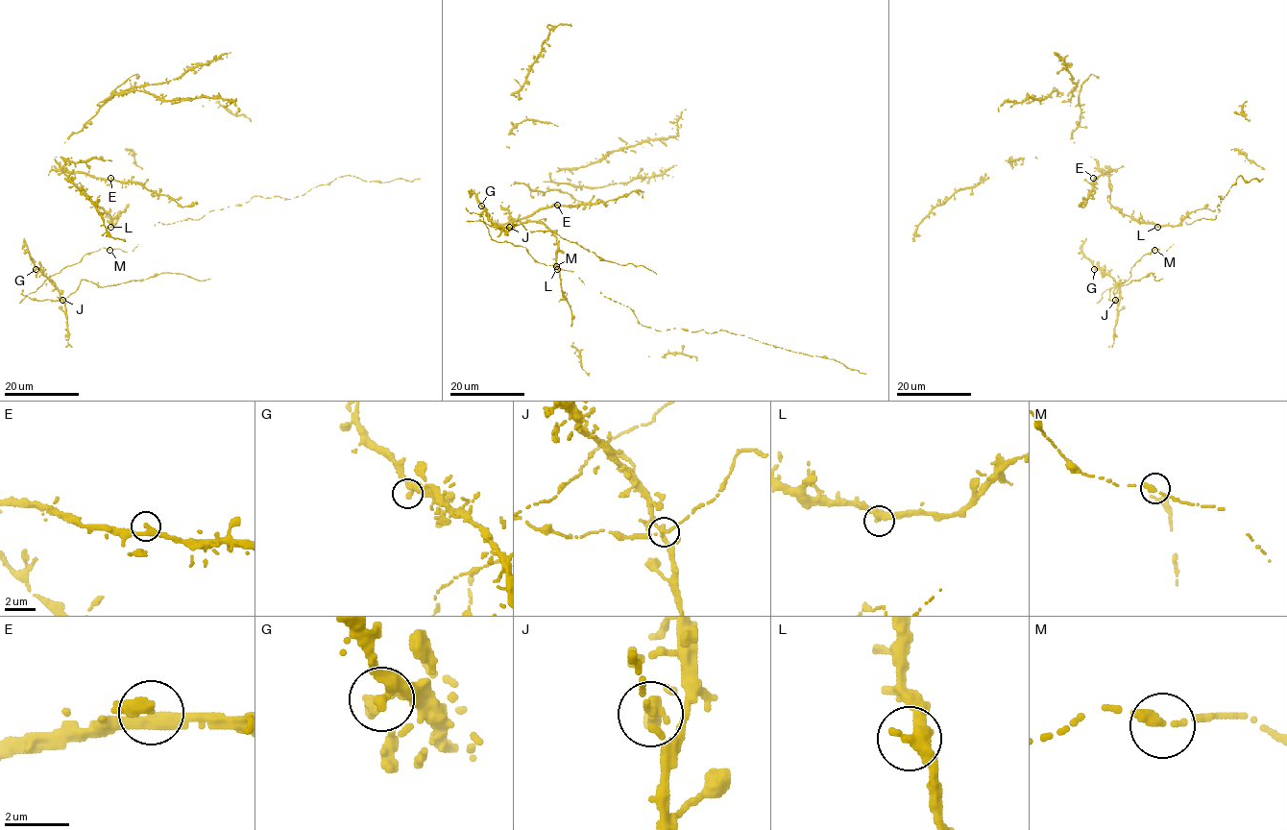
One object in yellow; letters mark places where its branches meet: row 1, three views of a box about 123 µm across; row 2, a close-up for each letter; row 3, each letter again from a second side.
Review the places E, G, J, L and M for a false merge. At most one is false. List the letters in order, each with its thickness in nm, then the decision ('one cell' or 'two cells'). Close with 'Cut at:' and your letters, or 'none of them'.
E: 320 nm thick; one cell
G: 300 nm thick; one cell
J: 280 nm thick; one cell
L: 380 nm thick; one cell
M: 280 nm thick; one cell
Cut at: none of them

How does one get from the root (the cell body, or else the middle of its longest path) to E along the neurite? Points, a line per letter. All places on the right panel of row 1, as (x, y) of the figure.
E: (1161, 225), (1134, 221), (1110, 203), (1109, 172), (1093, 178)

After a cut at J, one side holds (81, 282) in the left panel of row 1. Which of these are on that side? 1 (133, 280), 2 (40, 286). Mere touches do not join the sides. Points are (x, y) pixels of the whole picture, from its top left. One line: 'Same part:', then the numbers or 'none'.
Same part: 1

